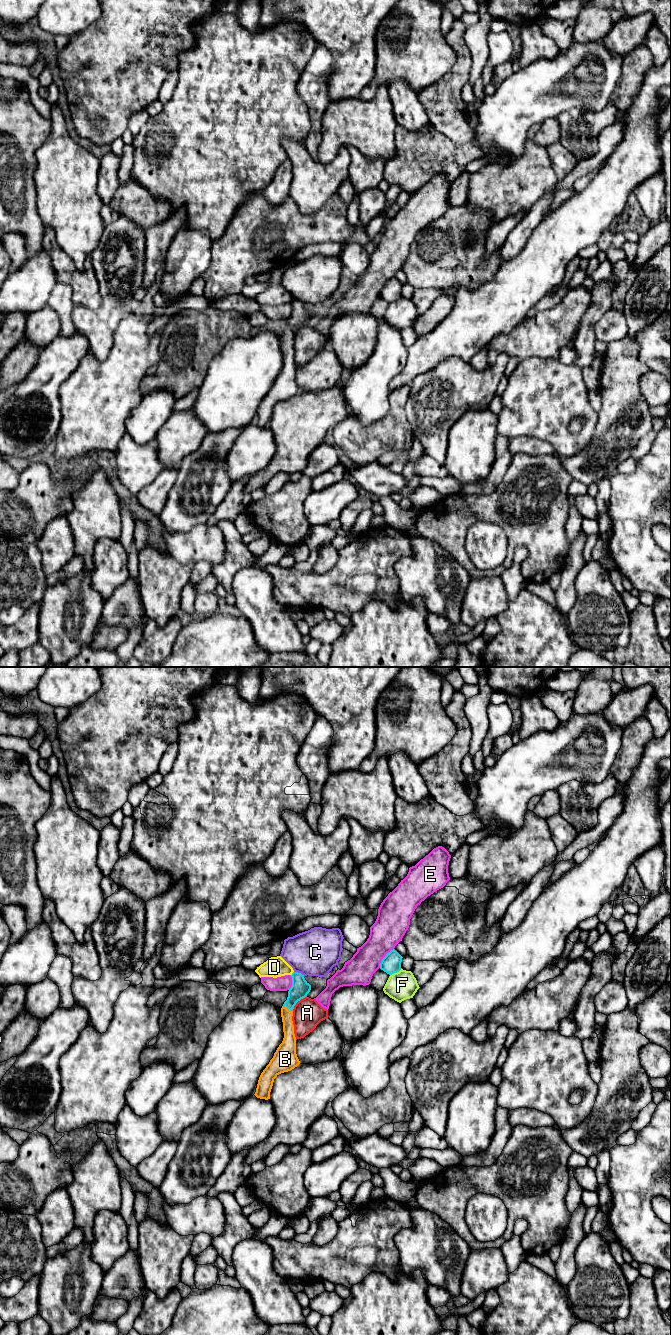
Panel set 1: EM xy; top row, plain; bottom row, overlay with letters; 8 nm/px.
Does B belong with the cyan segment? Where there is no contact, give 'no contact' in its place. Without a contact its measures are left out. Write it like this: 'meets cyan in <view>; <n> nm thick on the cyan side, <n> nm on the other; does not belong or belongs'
meets cyan in xy; 150 nm thick on the cyan side, 100 nm on the other; belongs

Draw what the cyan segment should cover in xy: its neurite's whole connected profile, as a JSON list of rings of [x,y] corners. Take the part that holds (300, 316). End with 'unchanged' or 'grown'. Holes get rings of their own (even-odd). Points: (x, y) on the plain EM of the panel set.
[[[293,300],[292,314],[288,319],[287,328],[281,336],[284,366],[274,381],[273,386],[261,401],[255,424],[260,427],[270,427],[274,407],[281,401],[291,399],[300,392],[296,382],[296,365],[292,349],[293,337],[298,329],[305,326],[311,318],[311,313],[304,303]]]; grown

